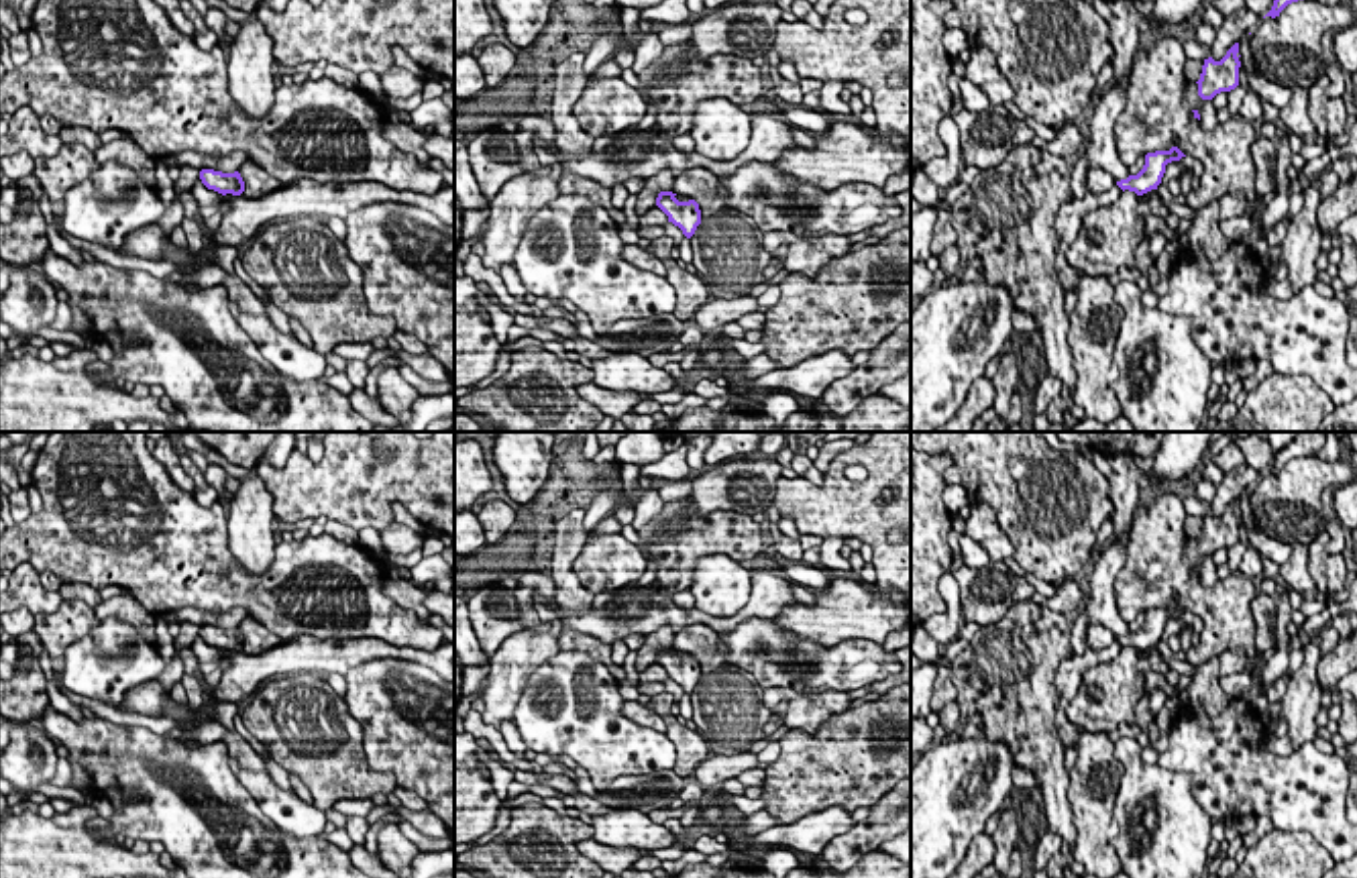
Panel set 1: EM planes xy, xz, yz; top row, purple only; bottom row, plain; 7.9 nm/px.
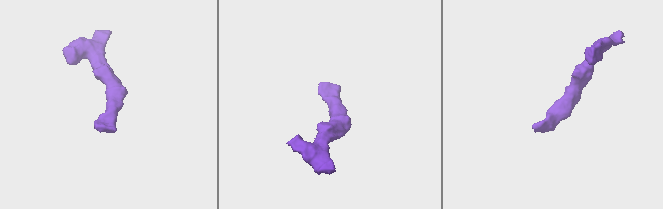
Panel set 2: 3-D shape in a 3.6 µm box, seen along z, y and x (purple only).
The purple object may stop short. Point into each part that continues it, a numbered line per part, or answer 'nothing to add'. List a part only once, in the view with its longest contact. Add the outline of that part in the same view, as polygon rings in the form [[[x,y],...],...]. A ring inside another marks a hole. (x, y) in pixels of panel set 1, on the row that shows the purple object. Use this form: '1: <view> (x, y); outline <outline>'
1: yz (1068, 221); outline [[[1115,183],[1108,191],[1092,194],[1086,191],[1082,200],[1072,198],[1060,208],[1060,214],[1055,218],[1055,230],[1060,232],[1057,249],[1055,249],[1055,271],[1060,275],[1060,281],[1064,283],[1064,291],[1078,289],[1080,273],[1068,263],[1068,249],[1078,236],[1078,230],[1082,226],[1082,218],[1102,206],[1110,206],[1119,200],[1121,187]]]

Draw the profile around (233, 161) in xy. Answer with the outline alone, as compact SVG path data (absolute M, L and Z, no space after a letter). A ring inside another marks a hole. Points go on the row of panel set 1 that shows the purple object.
M185 151L185 153L161 157L159 161L167 167L177 165L179 169L183 165L189 165L189 167L196 167L200 171L202 169L214 169L214 171L222 171L222 173L234 173L240 169L242 163L249 161L249 157L242 151L232 151L222 159Z

